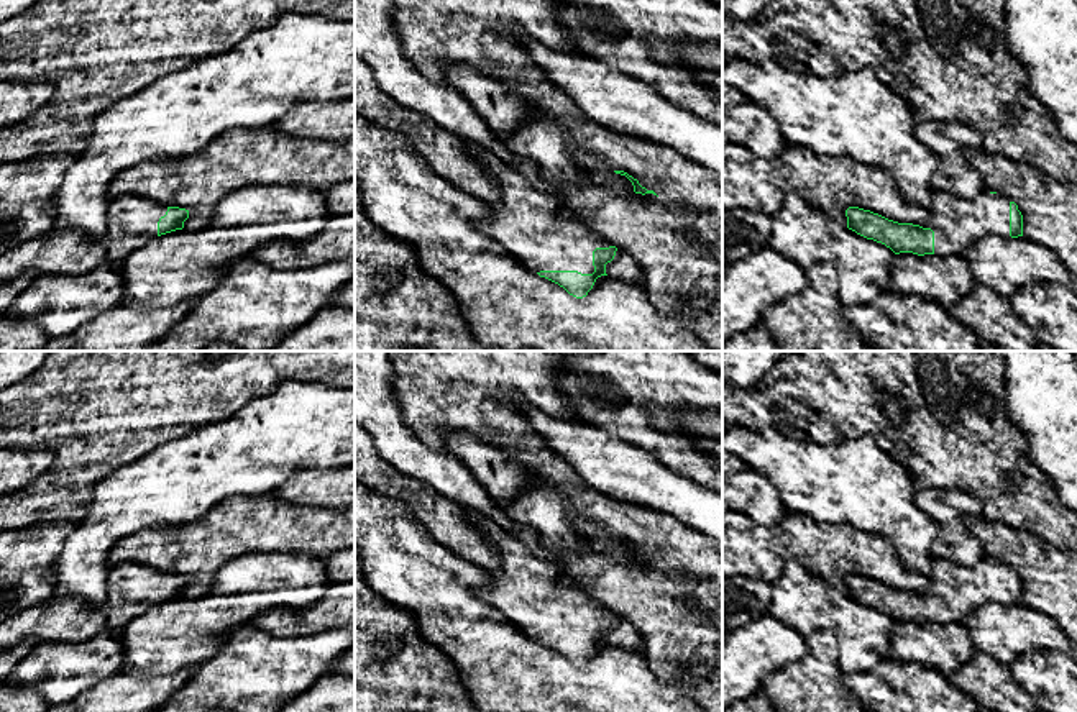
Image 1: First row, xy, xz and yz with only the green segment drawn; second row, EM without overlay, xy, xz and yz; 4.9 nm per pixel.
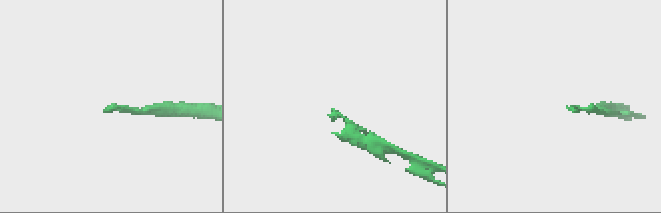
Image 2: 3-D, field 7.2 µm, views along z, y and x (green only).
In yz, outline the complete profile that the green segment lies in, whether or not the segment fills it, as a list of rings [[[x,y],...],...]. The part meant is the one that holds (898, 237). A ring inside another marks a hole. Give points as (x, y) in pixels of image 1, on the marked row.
[[[983,189],[972,199],[934,190],[929,218],[923,225],[898,223],[870,210],[849,207],[847,228],[885,244],[895,254],[962,256],[988,235],[1023,236],[1023,215],[1006,195]]]

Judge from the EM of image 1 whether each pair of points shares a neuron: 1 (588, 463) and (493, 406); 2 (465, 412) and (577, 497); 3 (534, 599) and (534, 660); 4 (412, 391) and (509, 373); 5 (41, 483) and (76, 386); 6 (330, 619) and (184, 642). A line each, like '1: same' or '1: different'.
1: different
2: same
3: different
4: same
5: same
6: different

